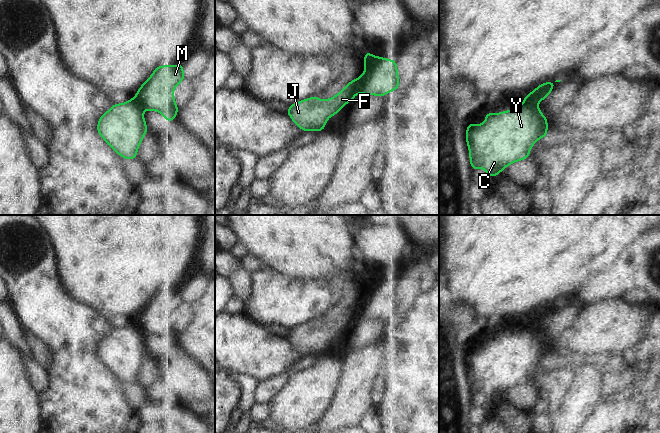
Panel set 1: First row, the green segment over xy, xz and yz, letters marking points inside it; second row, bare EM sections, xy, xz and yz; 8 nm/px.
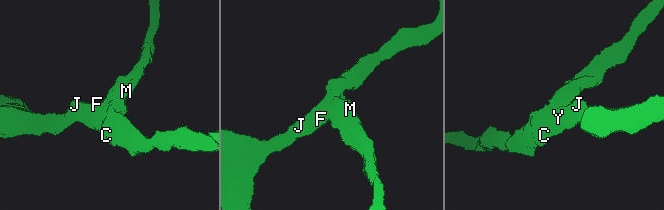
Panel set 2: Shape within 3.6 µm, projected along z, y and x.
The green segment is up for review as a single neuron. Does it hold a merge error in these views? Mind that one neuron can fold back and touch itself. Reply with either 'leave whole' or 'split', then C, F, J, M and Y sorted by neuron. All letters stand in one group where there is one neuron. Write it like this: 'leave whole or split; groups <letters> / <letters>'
split; groups C F J Y / M

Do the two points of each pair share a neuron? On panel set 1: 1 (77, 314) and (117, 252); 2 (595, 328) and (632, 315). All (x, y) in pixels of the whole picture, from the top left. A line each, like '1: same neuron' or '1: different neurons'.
1: different neurons
2: same neuron

